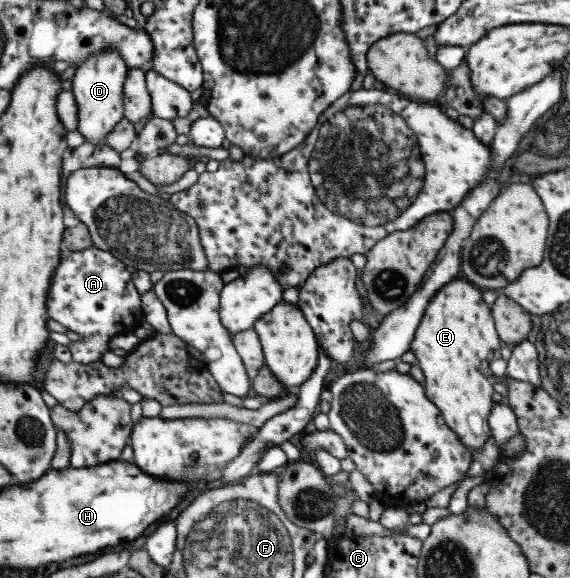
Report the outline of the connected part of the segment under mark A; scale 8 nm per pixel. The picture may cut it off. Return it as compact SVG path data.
M92 245L80 251L70 251L62 248L59 251L58 265L53 269L49 279L48 295L46 295L46 316L52 321L58 322L66 330L80 335L80 341L75 341L70 349L72 362L81 365L92 364L100 361L100 356L108 348L111 337L132 334L143 320L140 294L137 293L131 280L131 273L125 265L118 261L111 253L102 251Z

